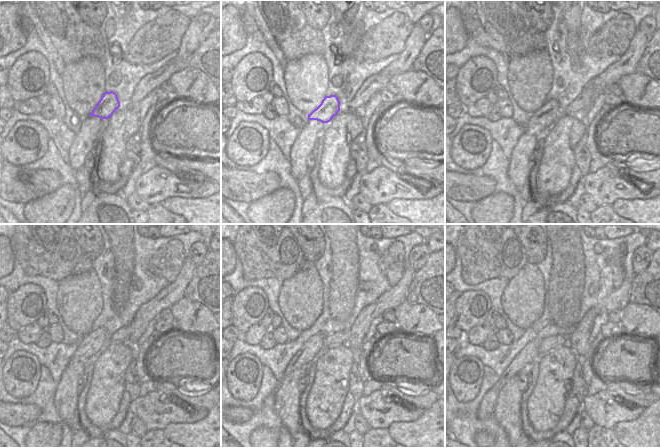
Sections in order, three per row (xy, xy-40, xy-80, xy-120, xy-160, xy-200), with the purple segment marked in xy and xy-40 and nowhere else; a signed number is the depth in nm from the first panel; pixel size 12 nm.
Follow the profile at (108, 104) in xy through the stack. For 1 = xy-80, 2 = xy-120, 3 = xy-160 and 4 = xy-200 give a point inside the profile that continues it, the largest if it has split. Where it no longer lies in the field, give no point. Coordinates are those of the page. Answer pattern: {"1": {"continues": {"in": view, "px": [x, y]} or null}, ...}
{"1": {"continues": {"in": "xy-80", "px": [550, 112]}}, "2": {"continues": {"in": "xy-120", "px": [92, 344]}}, "3": {"continues": {"in": "xy-160", "px": [315, 344]}}, "4": {"continues": {"in": "xy-200", "px": [529, 354]}}}

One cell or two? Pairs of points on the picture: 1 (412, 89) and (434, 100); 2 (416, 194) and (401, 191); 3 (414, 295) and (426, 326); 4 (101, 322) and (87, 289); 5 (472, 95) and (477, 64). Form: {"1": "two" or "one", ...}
{"1": "one", "2": "one", "3": "two", "4": "two", "5": "one"}

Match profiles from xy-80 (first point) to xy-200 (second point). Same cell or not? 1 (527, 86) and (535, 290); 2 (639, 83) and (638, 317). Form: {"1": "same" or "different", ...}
{"1": "same", "2": "same"}

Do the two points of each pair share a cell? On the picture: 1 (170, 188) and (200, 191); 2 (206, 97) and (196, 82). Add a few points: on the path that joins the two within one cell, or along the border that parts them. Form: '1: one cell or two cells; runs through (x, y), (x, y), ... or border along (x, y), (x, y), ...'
1: one cell; runs through (177, 193), (190, 193), (193, 191)
2: one cell; runs through (205, 93), (198, 86)

